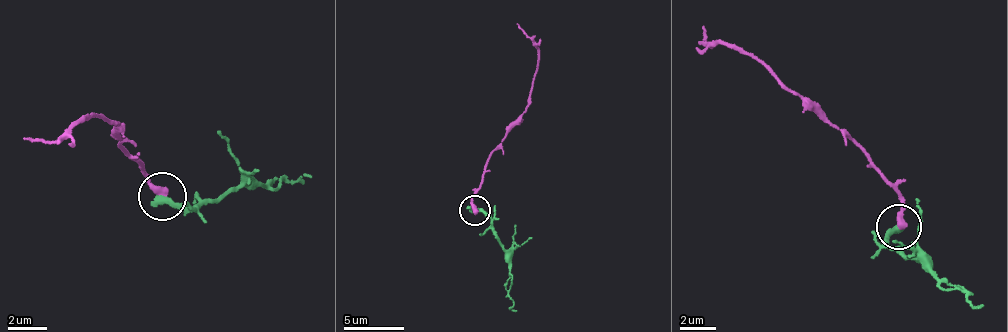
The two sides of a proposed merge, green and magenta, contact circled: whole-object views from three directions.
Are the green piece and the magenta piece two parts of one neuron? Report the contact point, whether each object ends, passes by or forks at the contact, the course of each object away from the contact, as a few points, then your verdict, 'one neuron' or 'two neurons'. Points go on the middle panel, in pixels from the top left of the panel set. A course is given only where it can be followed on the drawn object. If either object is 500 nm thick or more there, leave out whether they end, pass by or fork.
(474, 210) | green ends | magenta ends | green via (473, 209), (487, 213), (508, 261), (506, 290), (511, 308), (518, 311) | magenta via (475, 208), (474, 197), (491, 152), (523, 113), (537, 71), (536, 42), (528, 38), (516, 22) | two neurons

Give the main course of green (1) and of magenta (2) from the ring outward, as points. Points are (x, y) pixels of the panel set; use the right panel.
1: (898, 227), (887, 236), (890, 246), (932, 266), (965, 289), (978, 308)
2: (898, 223), (900, 197), (854, 141), (748, 55), (711, 39), (708, 41), (703, 25)

